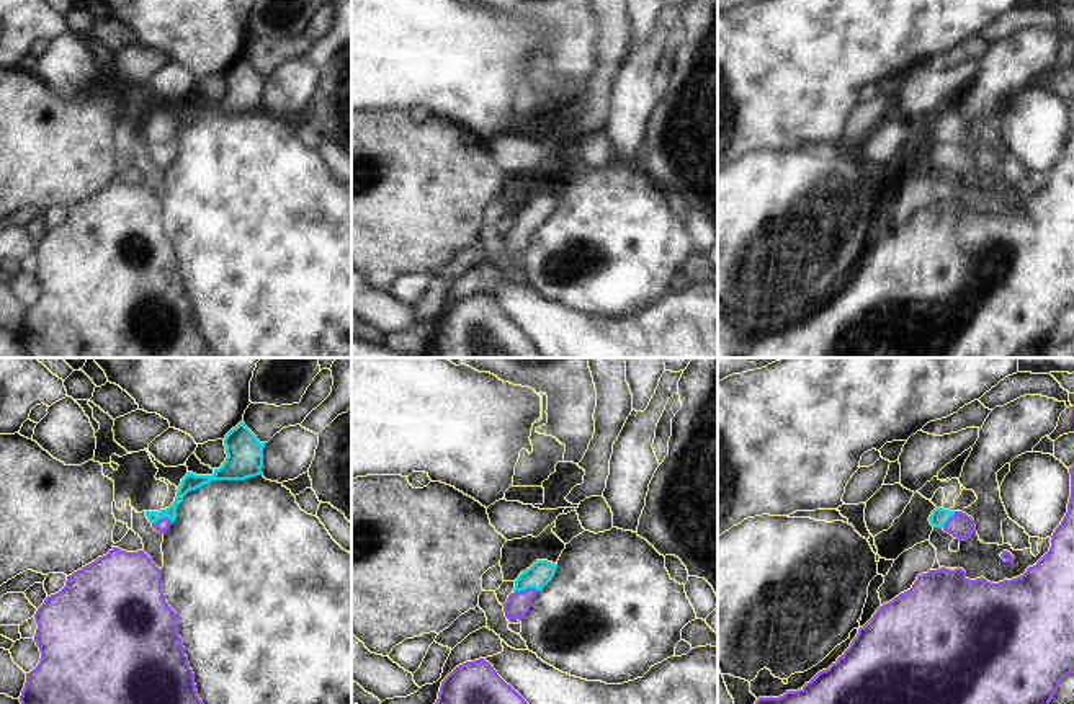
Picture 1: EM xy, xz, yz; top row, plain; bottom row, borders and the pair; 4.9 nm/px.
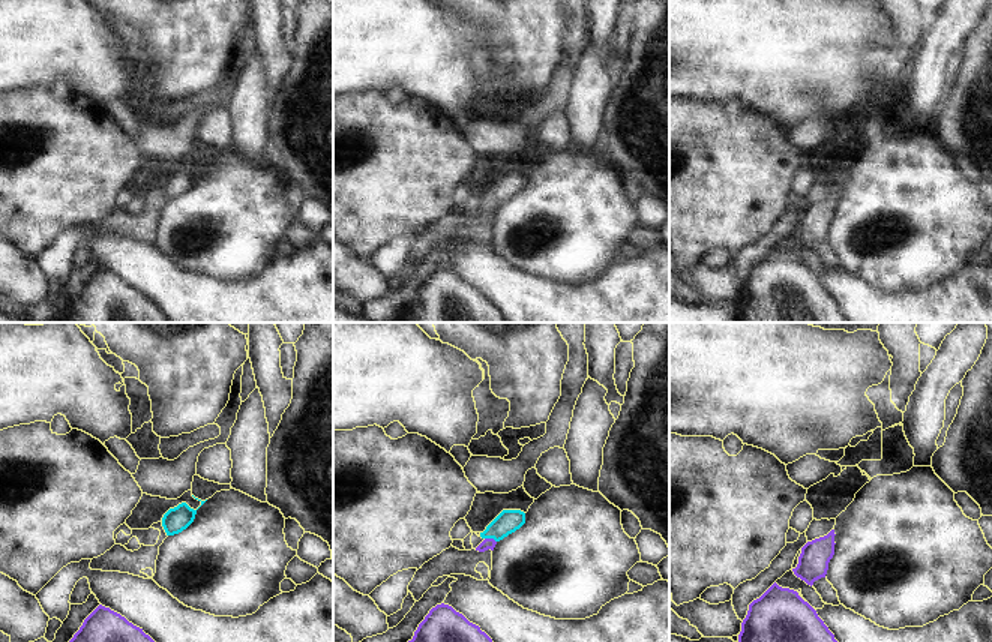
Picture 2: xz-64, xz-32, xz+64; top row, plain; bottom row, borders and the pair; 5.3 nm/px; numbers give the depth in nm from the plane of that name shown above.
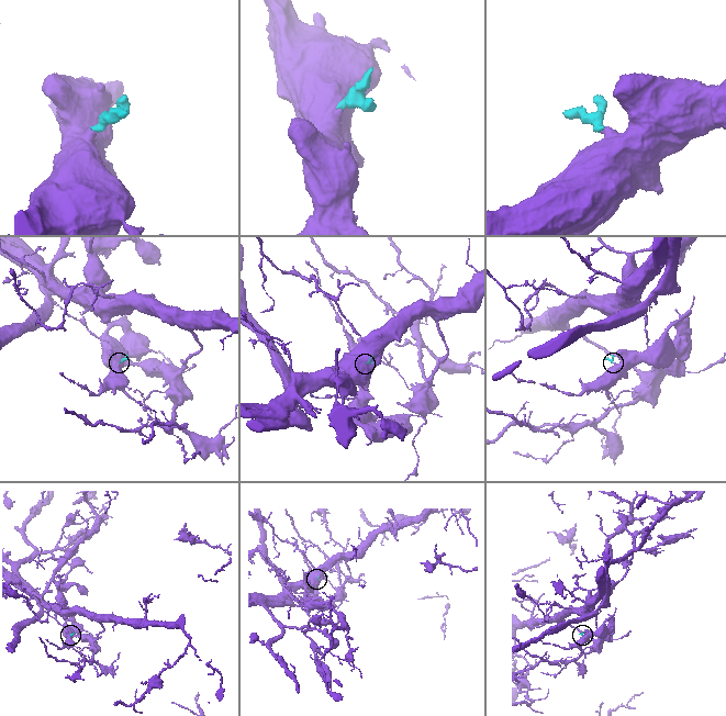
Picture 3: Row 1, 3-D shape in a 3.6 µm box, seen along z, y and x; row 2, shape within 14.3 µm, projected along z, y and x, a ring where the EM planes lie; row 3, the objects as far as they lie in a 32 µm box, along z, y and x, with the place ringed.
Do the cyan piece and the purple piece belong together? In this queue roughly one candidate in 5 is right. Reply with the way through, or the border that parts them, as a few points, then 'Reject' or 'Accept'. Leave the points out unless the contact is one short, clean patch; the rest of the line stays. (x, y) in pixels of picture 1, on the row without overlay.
Path across: xz (540, 208), (525, 222), (517, 239). Accept.

